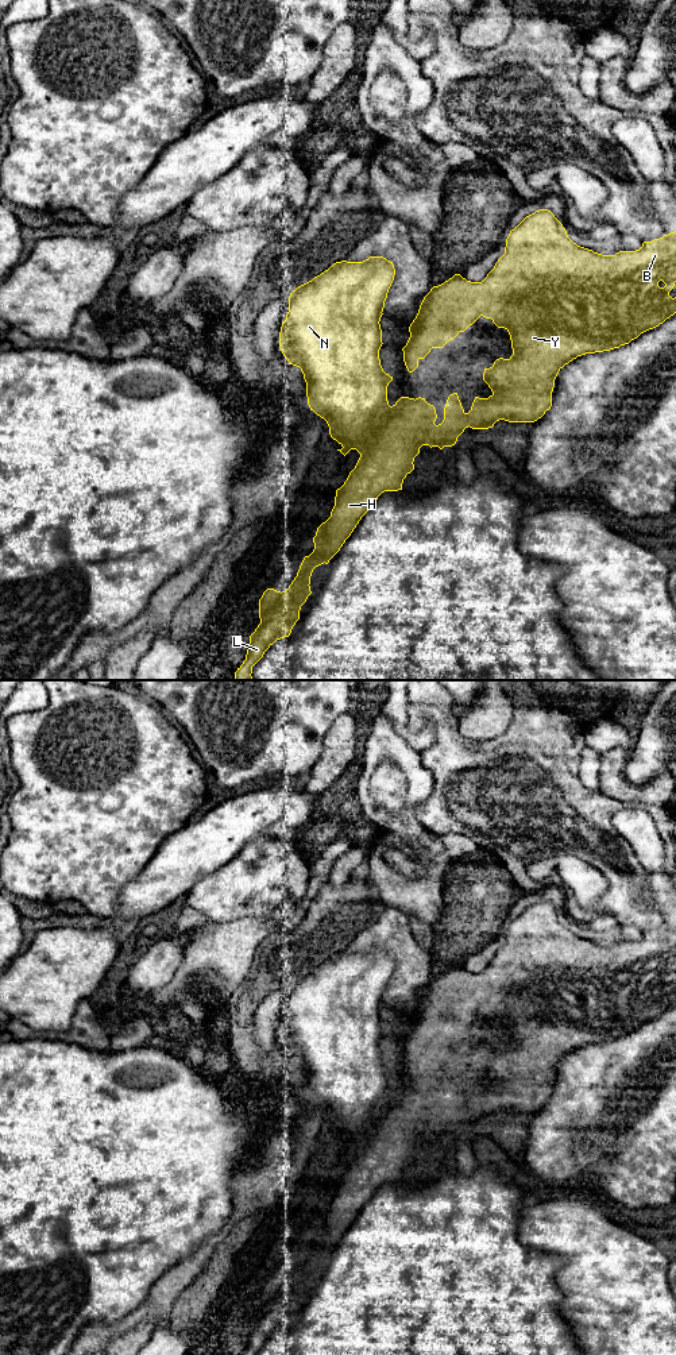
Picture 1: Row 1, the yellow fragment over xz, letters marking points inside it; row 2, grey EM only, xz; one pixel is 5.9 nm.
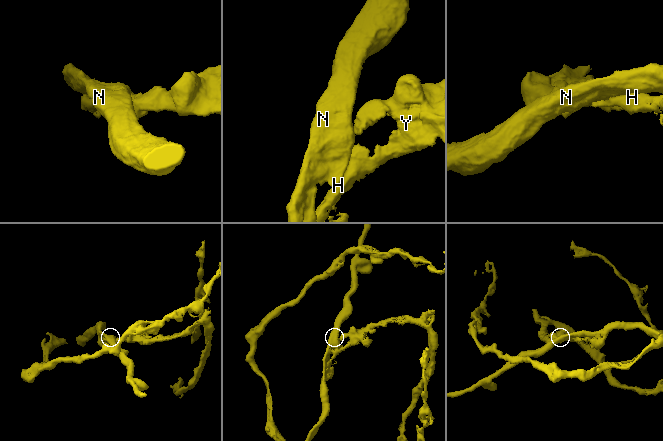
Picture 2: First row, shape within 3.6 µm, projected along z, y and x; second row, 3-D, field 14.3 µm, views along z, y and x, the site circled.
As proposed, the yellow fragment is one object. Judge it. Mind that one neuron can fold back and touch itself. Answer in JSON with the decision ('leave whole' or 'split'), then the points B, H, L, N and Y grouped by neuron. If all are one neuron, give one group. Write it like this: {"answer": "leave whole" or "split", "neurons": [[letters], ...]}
{"answer": "split", "neurons": [["B", "H", "Y"], ["L", "N"]]}

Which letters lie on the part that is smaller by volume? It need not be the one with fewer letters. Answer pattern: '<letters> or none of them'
B, H, Y

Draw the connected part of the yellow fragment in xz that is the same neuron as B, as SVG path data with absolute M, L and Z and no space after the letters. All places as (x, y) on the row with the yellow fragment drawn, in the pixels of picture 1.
M540 209L534 213L526 216L514 229L510 231L507 239L506 239L506 247L505 254L498 259L494 269L487 274L487 277L482 282L471 282L463 278L460 274L455 274L452 278L445 281L444 283L439 286L433 286L430 292L424 297L418 313L413 323L409 327L410 337L406 343L406 345L402 348L403 351L403 362L409 372L413 372L418 367L418 360L424 359L432 348L443 348L449 340L453 340L460 332L464 332L470 325L472 325L480 316L486 319L491 319L492 323L498 328L505 328L511 340L511 348L513 355L509 359L499 358L494 362L494 364L490 368L484 368L483 372L483 381L488 385L492 394L488 398L479 398L475 397L471 410L468 413L464 412L461 402L459 399L457 393L453 393L448 397L445 408L444 408L444 420L441 424L436 425L434 421L437 418L436 409L433 405L428 404L425 398L409 398L409 397L401 397L393 406L389 408L389 410L381 417L375 426L374 437L368 448L360 455L355 468L349 472L347 480L344 485L336 490L335 497L335 506L331 511L331 517L322 522L316 532L316 536L313 537L314 549L309 556L305 556L300 570L297 572L297 576L289 586L286 591L277 591L274 588L267 588L262 598L259 599L259 618L260 622L277 607L281 605L297 605L302 606L308 597L312 594L310 591L310 576L316 567L321 564L328 564L329 560L340 551L345 540L351 536L362 517L371 509L371 506L375 503L378 497L385 491L398 491L402 490L403 479L407 474L410 474L414 470L414 458L420 453L420 448L422 445L439 447L443 449L444 447L452 447L456 444L457 437L464 432L466 428L472 429L488 429L492 428L494 424L499 420L505 420L509 422L534 422L538 418L541 418L546 410L552 406L552 391L555 387L555 379L559 374L559 371L576 359L578 356L586 355L586 354L595 354L595 352L603 352L610 351L614 348L619 348L621 345L629 344L631 340L637 339L641 333L653 329L663 324L667 319L673 316L676 313L676 297L672 298L669 296L669 292L673 289L676 282L676 231L671 232L668 235L664 235L660 239L654 239L652 242L644 242L642 247L636 251L619 251L615 255L602 255L598 252L594 252L592 250L584 248L573 243L568 235L563 224L555 217L555 215L548 209Z

